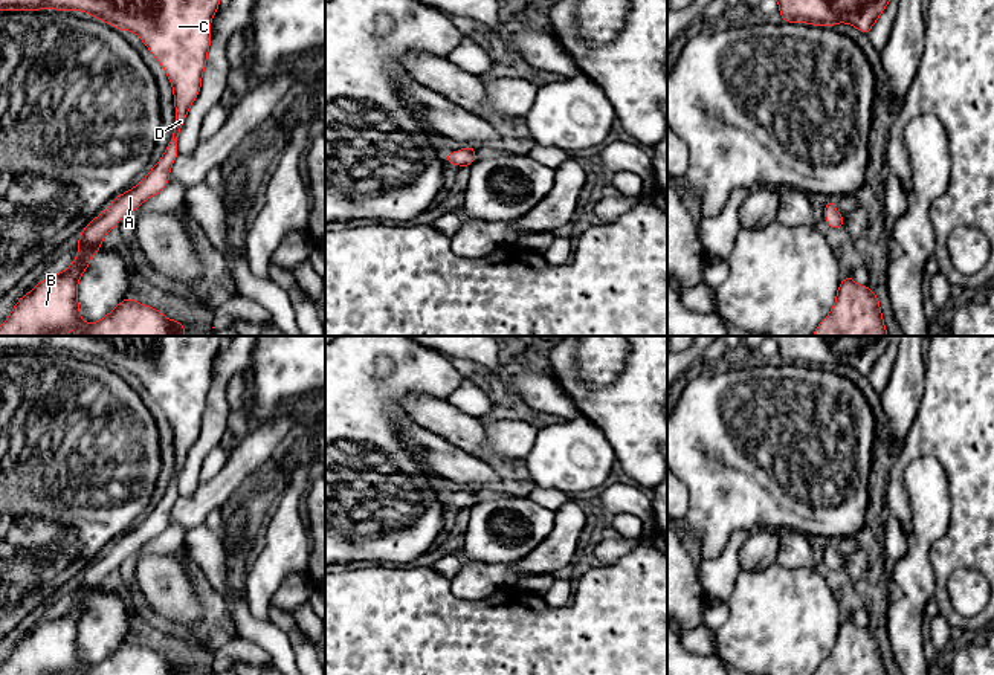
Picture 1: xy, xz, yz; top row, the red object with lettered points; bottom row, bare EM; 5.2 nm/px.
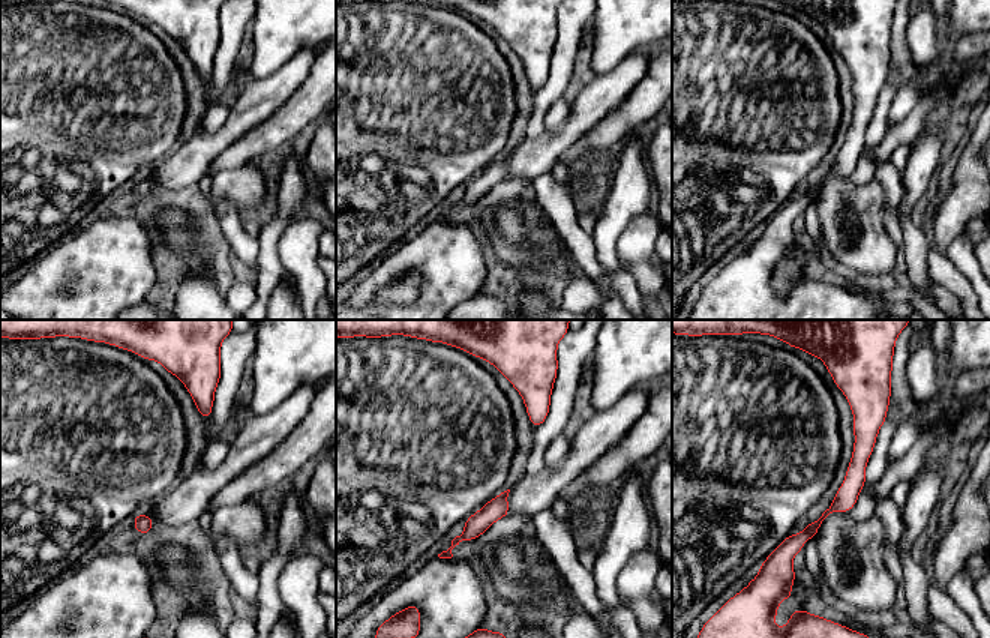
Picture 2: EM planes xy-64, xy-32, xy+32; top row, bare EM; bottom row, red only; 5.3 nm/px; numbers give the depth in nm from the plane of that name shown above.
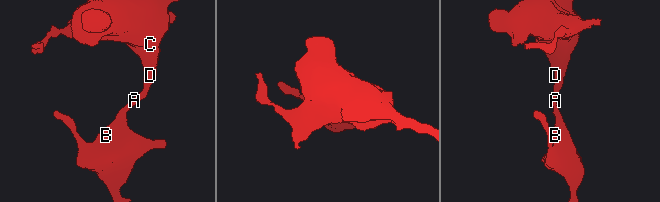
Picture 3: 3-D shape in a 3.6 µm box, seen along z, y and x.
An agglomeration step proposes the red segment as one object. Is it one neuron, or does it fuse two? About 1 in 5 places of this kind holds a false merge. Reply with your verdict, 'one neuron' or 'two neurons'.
one neuron

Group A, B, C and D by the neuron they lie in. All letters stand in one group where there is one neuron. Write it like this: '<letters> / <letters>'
A B C D

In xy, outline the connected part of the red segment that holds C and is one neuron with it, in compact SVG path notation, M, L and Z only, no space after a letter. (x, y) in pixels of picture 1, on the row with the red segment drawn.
M0 0L0 11L81 11L93 18L119 29L136 34L148 47L153 57L163 67L174 93L176 125L171 142L163 156L151 171L130 191L119 194L110 206L95 217L78 237L78 255L67 270L35 284L21 296L0 324L0 336L67 336L64 330L73 330L78 324L79 331L73 336L183 336L186 327L166 318L150 305L136 302L131 296L121 301L110 313L95 324L87 324L79 315L78 284L79 276L90 266L90 257L102 247L104 237L119 220L136 211L144 202L157 195L169 183L169 173L179 156L177 137L183 128L186 113L200 93L202 78L206 67L208 50L211 47L211 21L217 14L220 0Z

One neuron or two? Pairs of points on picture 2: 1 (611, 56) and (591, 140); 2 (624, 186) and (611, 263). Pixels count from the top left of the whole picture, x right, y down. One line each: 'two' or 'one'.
1: two
2: one

